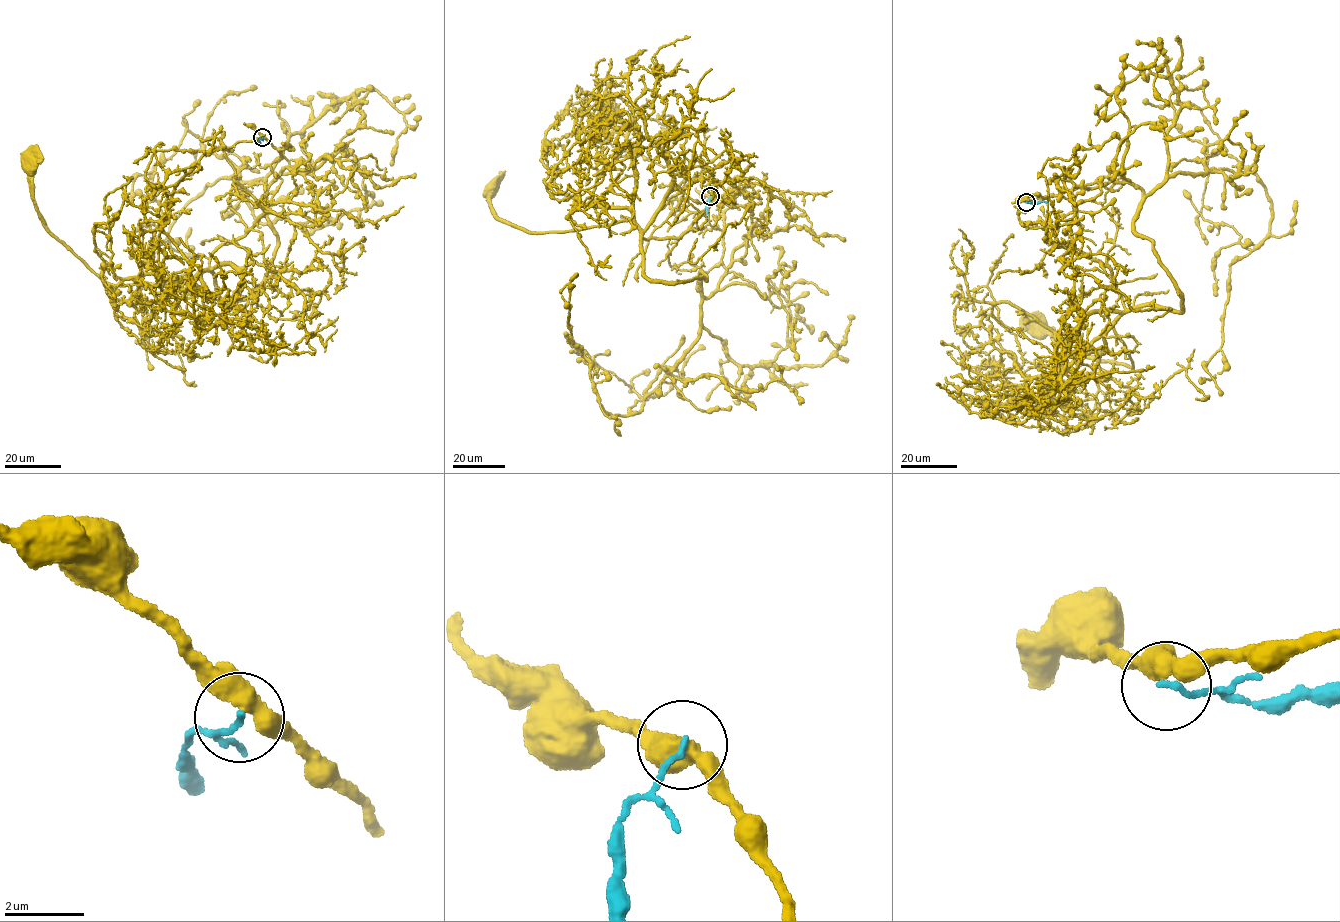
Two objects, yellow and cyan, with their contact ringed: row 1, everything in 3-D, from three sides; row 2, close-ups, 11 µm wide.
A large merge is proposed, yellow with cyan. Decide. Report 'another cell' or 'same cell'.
another cell

